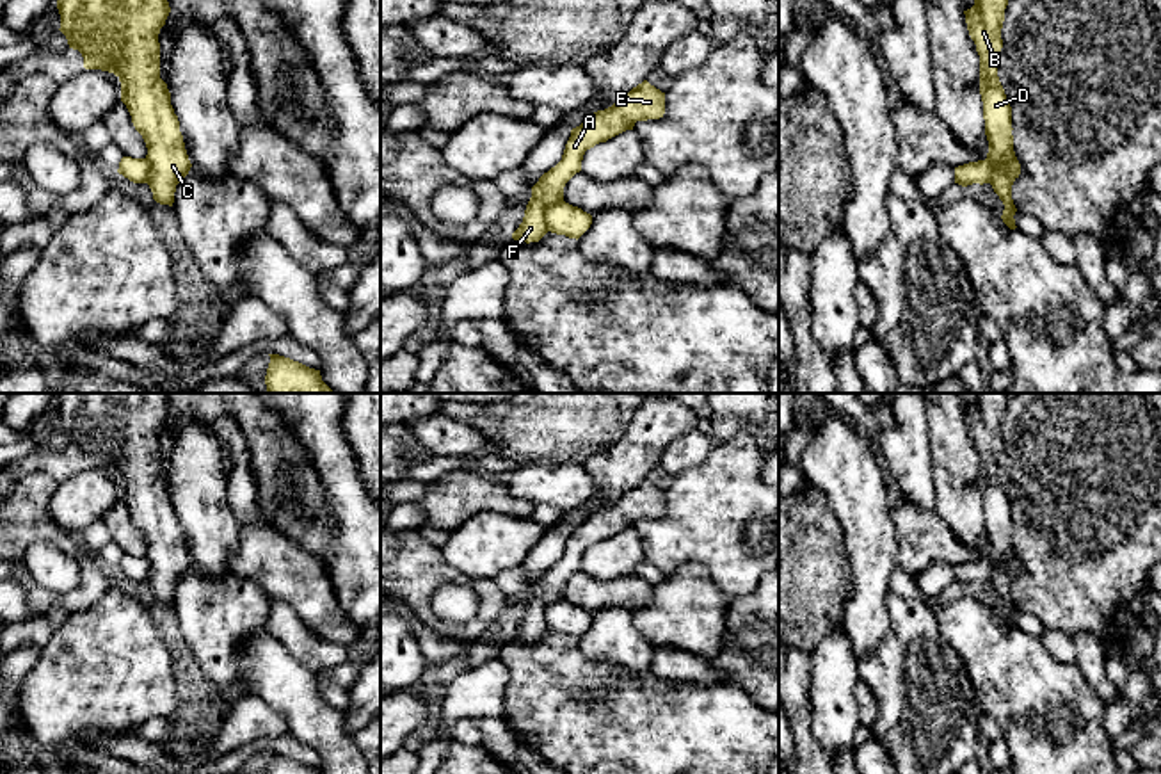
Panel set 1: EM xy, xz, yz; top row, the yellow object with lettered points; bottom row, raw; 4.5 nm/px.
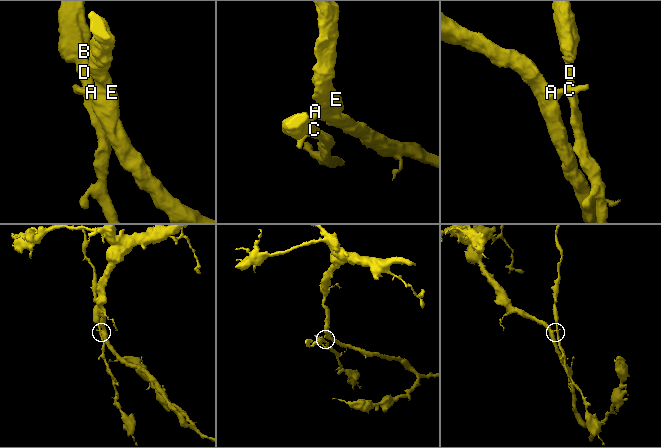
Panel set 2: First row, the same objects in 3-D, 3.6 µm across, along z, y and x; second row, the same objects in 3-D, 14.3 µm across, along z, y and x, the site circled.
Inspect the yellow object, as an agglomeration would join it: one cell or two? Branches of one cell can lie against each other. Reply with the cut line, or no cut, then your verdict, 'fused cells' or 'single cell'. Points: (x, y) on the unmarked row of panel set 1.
cut xz (562, 596), (546, 609), (548, 628); fused cells

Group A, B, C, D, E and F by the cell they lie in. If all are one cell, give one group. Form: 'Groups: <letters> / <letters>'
Groups: A E F / B C D

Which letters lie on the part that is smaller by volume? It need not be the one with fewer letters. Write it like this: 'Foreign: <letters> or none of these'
Foreign: B, C, D

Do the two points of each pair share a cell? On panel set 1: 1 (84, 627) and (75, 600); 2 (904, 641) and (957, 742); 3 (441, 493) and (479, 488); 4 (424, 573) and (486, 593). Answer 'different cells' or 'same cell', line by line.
1: different cells
2: same cell
3: same cell
4: same cell

